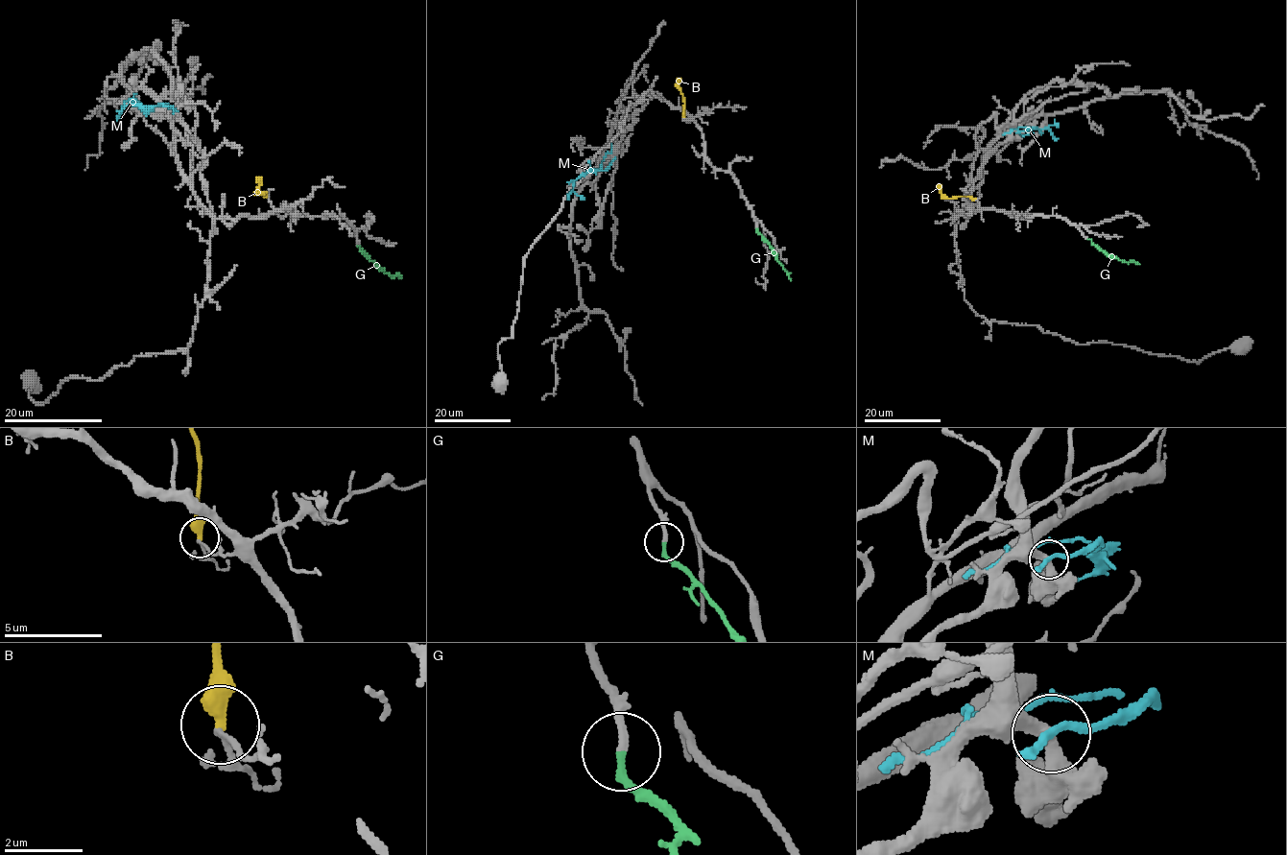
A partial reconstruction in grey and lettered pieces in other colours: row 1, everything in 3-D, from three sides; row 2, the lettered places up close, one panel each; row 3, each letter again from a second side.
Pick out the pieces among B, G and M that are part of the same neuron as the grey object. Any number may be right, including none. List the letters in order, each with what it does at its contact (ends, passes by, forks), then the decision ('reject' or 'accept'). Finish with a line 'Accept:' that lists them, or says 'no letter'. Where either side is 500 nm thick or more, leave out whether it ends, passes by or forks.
B: it ends; reject
G: it ends; accept
M: it passes by; reject
Accept: G

